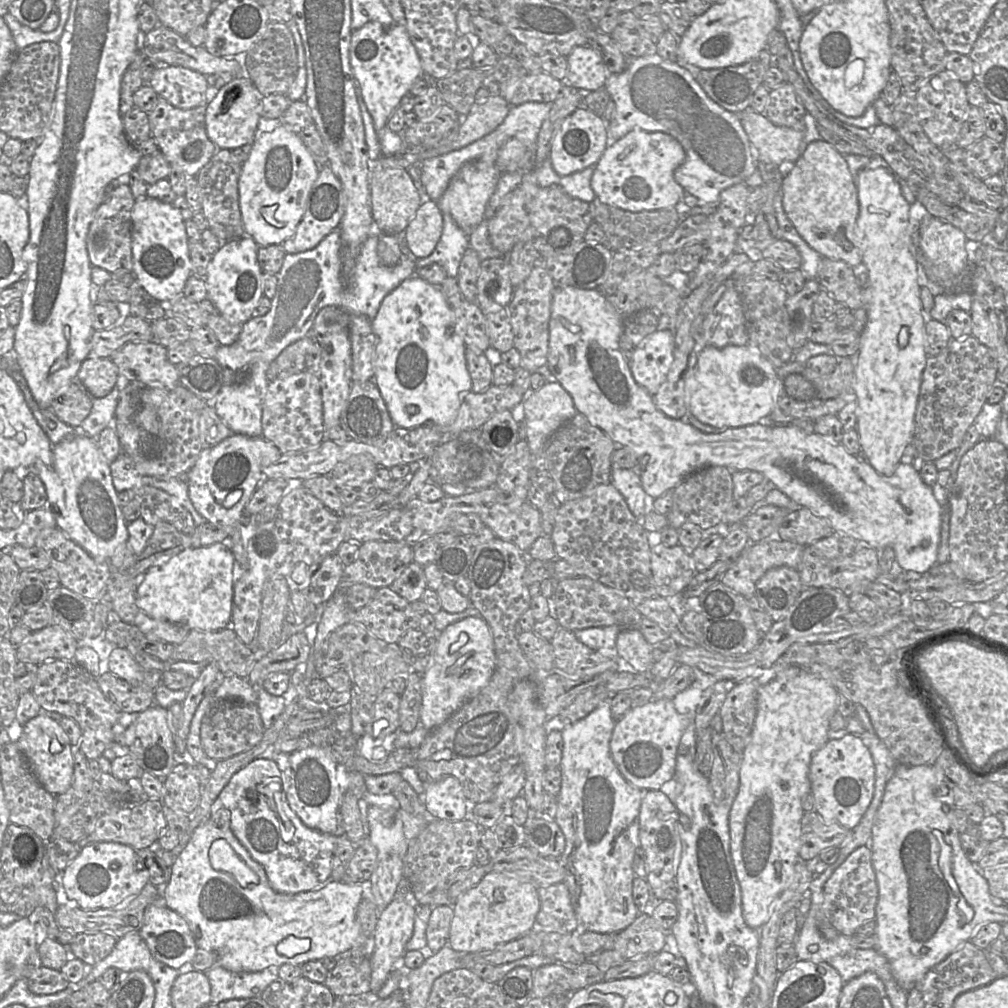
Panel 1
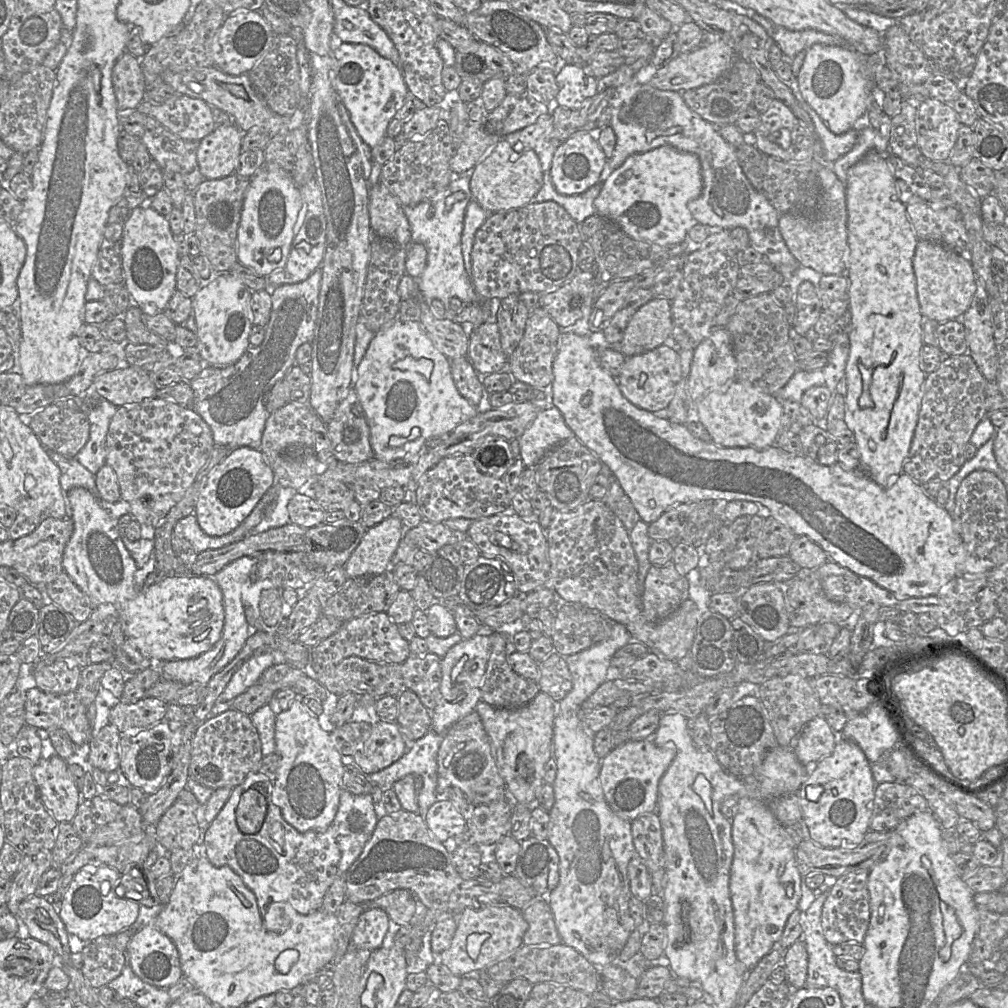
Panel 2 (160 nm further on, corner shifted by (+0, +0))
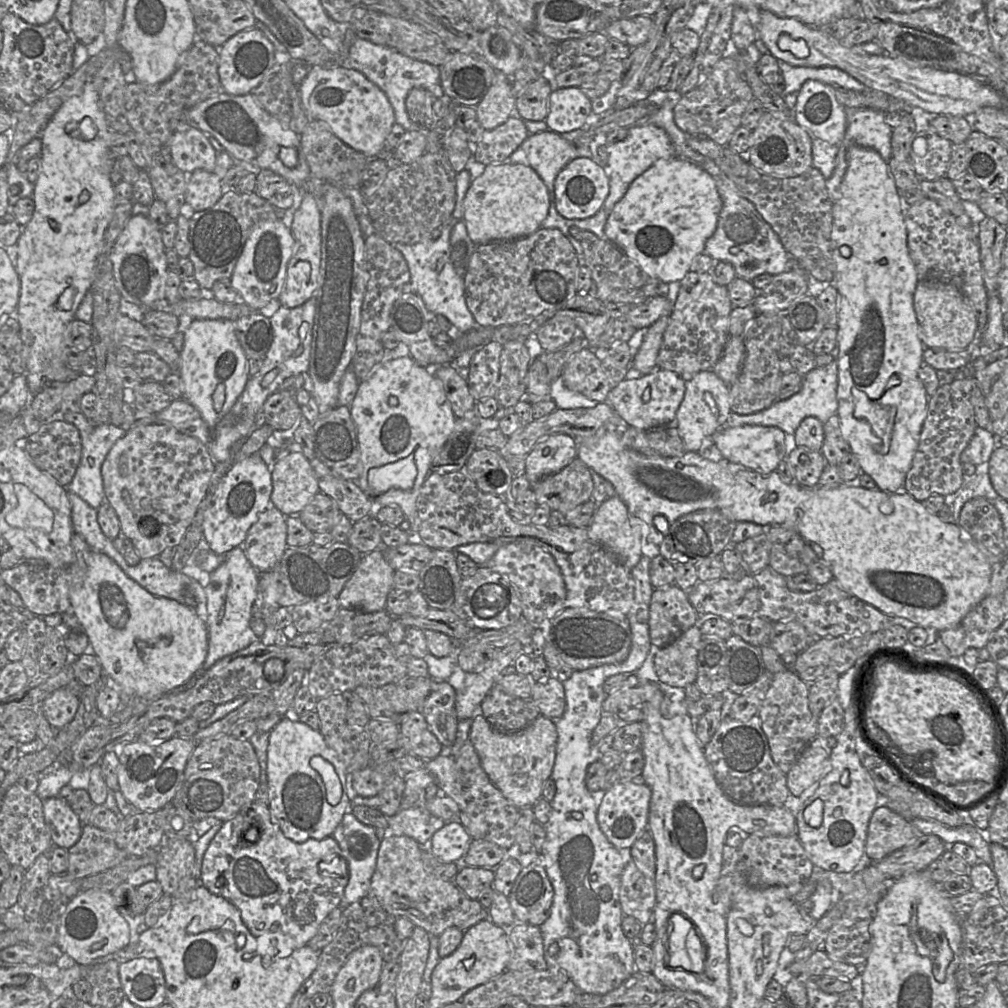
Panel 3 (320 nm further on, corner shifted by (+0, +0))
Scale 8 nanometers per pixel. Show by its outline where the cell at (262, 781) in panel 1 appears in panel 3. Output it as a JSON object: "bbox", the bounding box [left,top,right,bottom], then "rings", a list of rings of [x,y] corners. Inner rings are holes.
{"bbox":[200,800,348,947],"rings":[[[254,800],[248,809],[222,823],[205,852],[200,883],[212,894],[232,903],[253,936],[273,933],[273,946],[303,947],[314,938],[326,916],[340,905],[348,882],[348,871],[348,862],[333,836],[296,843],[286,838],[272,822],[268,805]],[[245,815],[257,818],[262,827],[261,836],[252,844],[243,842]]]}

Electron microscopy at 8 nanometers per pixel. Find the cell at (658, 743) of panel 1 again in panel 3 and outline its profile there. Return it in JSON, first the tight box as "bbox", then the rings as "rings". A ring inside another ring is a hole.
{"bbox":[597,778,651,850],"rings":[[[642,778],[629,782],[616,782],[606,790],[600,800],[597,822],[608,841],[618,850],[630,849],[648,827],[651,789]]]}

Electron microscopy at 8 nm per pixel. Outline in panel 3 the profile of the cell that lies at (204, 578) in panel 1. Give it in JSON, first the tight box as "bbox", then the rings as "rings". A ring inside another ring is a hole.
{"bbox":[71,552,208,704],"rings":[[[90,552],[88,569],[84,580],[79,587],[71,589],[71,610],[84,628],[88,640],[89,650],[98,658],[102,667],[102,676],[108,678],[110,683],[115,686],[121,695],[122,704],[124,696],[138,696],[153,702],[181,687],[202,667],[208,654],[208,629],[206,622],[199,618],[189,607],[168,598],[153,596],[135,581],[130,579],[123,570],[107,555]]]}

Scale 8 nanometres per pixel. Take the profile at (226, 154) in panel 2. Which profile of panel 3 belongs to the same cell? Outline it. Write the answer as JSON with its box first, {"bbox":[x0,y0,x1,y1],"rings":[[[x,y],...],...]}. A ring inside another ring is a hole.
{"bbox":[185,169,222,212],"rings":[[[198,169],[188,176],[185,203],[193,212],[213,207],[222,195],[221,178],[215,172]]]}

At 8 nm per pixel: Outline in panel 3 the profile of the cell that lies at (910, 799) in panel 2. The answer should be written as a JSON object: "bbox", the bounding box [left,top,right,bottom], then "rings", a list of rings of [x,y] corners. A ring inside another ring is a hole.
{"bbox":[865,805,921,862],"rings":[[[878,805],[869,822],[865,854],[871,862],[877,862],[899,850],[921,833],[910,821],[886,805]]]}

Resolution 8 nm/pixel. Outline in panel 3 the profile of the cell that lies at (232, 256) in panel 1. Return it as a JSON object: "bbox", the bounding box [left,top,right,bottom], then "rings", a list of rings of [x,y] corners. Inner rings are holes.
{"bbox":[177,319,248,429],"rings":[[[194,319],[184,334],[177,369],[183,384],[182,398],[200,413],[212,429],[234,405],[248,380],[247,358],[235,334],[234,322],[228,319]]]}

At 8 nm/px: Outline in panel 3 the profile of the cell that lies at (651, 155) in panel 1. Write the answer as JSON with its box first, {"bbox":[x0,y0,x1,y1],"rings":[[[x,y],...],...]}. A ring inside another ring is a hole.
{"bbox":[605,158,722,284],"rings":[[[678,158],[659,159],[650,168],[638,176],[630,185],[623,198],[616,203],[607,217],[605,224],[606,238],[620,247],[624,253],[634,260],[639,267],[650,277],[655,278],[665,284],[681,282],[685,275],[691,270],[694,259],[705,251],[707,240],[714,234],[719,214],[722,208],[722,200],[718,193],[715,180],[710,173],[700,165]]]}

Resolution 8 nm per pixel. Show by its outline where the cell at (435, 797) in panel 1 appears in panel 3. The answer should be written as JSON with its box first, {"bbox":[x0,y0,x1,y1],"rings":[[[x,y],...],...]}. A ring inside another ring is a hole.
{"bbox":[421,821,471,863],"rings":[[[449,821],[436,831],[428,844],[421,846],[421,849],[432,852],[442,863],[461,863],[471,840],[460,821]]]}

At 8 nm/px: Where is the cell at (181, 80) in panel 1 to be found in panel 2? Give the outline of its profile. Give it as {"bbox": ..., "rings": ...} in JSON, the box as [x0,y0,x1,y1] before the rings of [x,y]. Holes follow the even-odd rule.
{"bbox":[137,92,216,142],"rings":[[[145,92],[144,101],[138,106],[137,109],[148,115],[153,116],[165,128],[186,140],[200,142],[201,139],[209,135],[216,127],[216,123],[214,121],[211,111],[211,105],[202,99],[193,98],[187,95],[174,96],[173,98],[170,98],[169,100],[163,103],[152,103],[148,99],[146,99]]]}

